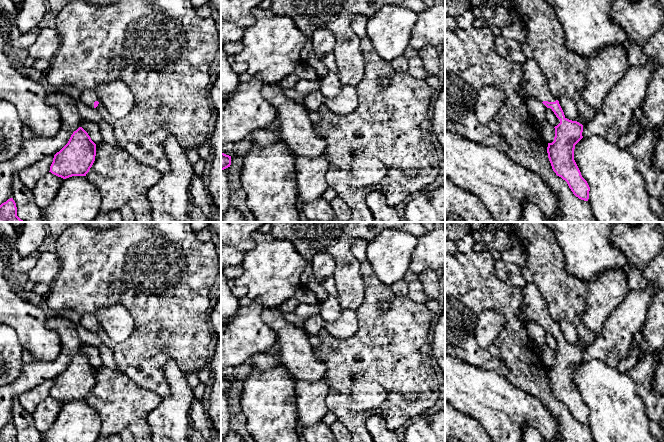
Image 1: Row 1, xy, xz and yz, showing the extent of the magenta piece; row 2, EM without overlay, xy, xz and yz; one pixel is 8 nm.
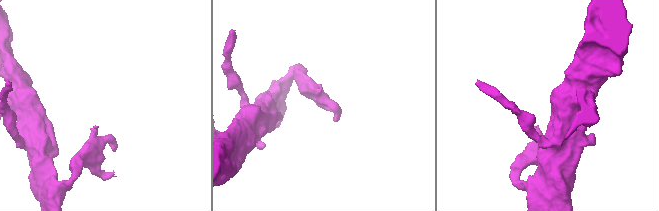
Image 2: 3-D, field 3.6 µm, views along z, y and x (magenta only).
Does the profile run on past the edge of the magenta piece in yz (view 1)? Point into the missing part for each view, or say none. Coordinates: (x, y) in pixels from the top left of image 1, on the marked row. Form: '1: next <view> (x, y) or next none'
1: next yz (534, 85)

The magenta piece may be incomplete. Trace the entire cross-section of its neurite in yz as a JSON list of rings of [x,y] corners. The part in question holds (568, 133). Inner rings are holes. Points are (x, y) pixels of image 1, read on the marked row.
[[[534,58],[527,59],[523,64],[522,89],[518,92],[524,99],[535,97],[541,101],[547,108],[551,108],[560,123],[555,126],[555,137],[552,143],[548,143],[547,153],[553,171],[557,176],[565,180],[573,194],[581,200],[588,201],[590,187],[587,181],[582,177],[581,172],[574,160],[575,145],[583,138],[583,125],[577,121],[569,120],[565,117],[559,101],[552,95],[545,78],[541,72],[540,66]]]

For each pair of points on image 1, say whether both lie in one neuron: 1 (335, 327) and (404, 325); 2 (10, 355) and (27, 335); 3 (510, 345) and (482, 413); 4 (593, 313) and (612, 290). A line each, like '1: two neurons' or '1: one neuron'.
1: two neurons
2: two neurons
3: two neurons
4: one neuron

